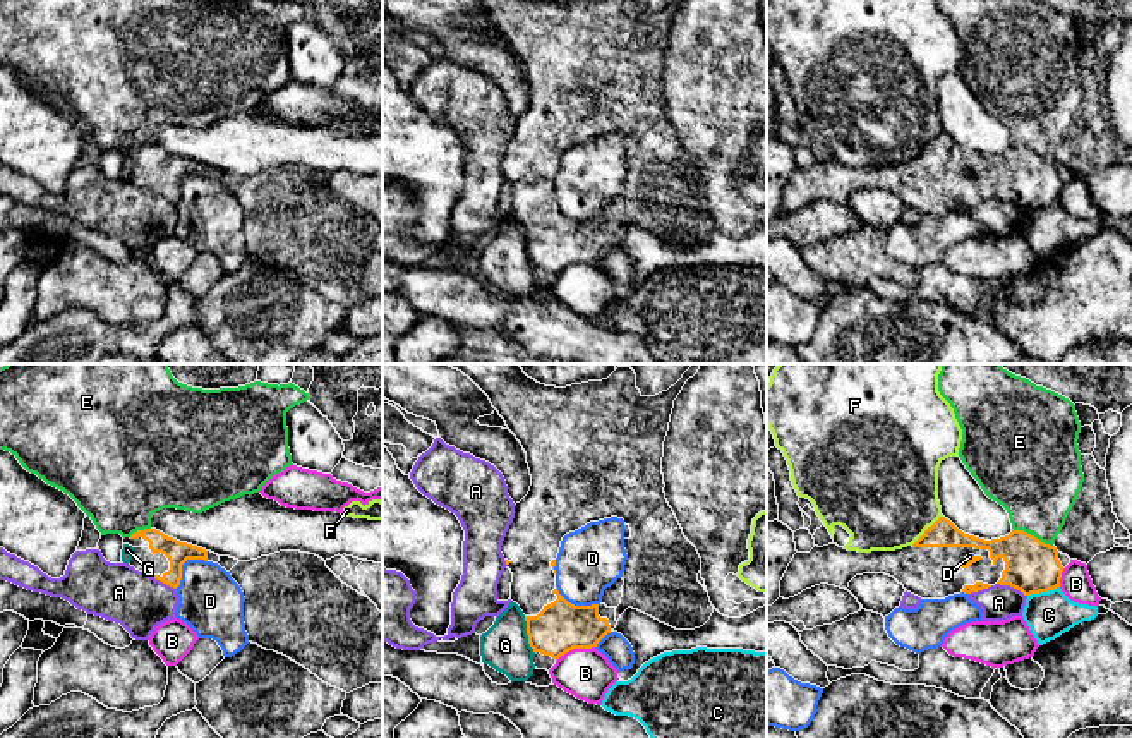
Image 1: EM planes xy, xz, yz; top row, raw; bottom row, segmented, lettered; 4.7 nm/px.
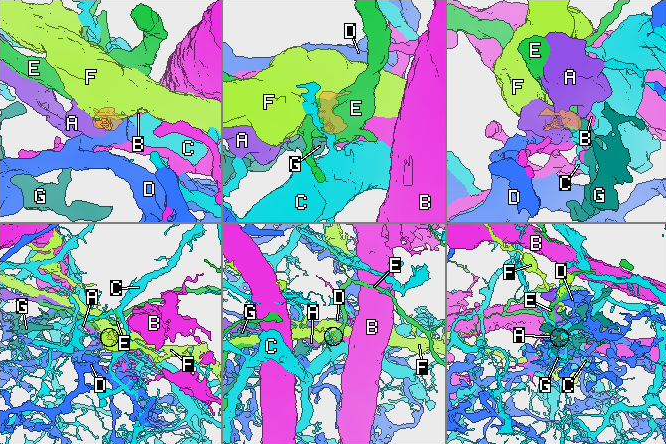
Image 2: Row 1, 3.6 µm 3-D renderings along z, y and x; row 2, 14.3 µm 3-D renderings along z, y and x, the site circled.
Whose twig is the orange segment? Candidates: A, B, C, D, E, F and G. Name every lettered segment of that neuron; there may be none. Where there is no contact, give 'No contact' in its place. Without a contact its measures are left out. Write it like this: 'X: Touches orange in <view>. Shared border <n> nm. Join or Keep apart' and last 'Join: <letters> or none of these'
A: Touches orange in yz. Shared border 160 nm. Keep apart
B: Touches orange in xz. Shared border 200 nm. Keep apart
C: Touches orange in yz. Shared border 160 nm. Keep apart
D: Touches orange in xy. Shared border 200 nm. Keep apart
E: Touches orange in yz. Shared border 220 nm. Keep apart
F: Touches orange in yz. Shared border 200 nm. Keep apart
G: Touches orange in xz. Shared border 190 nm. Keep apart
Join: none of these

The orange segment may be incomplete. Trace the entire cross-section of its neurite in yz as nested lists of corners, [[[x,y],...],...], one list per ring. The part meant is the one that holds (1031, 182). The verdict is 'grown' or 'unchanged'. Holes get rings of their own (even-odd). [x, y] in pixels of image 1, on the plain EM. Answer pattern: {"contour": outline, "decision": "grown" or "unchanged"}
{"contour": [[[940,132],[912,160],[895,166],[858,168],[828,160],[815,161],[810,168],[796,168],[780,196],[780,213],[789,215],[820,199],[849,203],[856,191],[885,189],[921,215],[945,215],[954,209],[971,209],[995,199],[1010,201],[1024,211],[1060,203],[1063,182],[1055,161],[1045,160],[1024,146],[1014,146],[1000,154],[984,156],[959,146],[948,134]]], "decision": "grown"}

